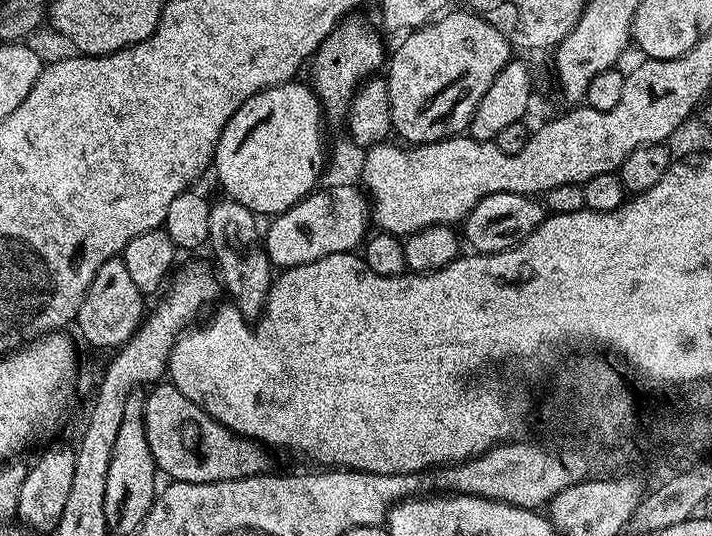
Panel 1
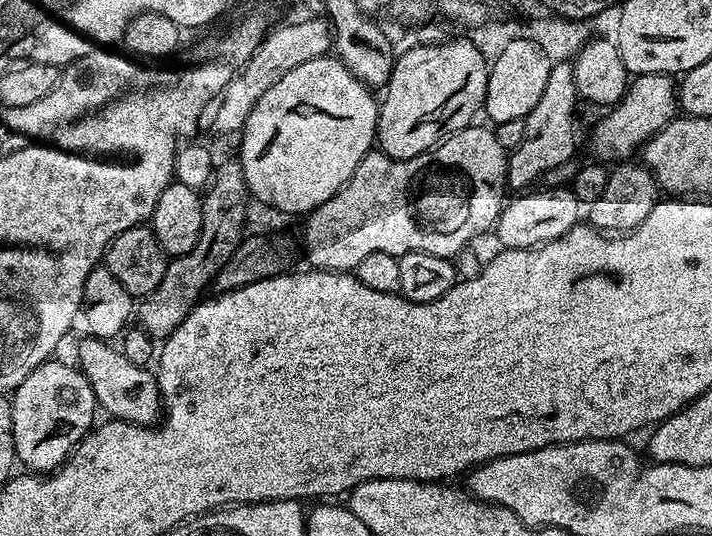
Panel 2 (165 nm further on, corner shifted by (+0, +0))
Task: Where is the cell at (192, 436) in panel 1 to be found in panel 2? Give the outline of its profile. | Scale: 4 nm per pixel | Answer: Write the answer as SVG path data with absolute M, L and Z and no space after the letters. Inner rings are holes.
M91 334L85 335L85 340L76 348L75 359L84 377L96 395L97 405L104 408L113 420L126 420L131 424L152 426L161 419L162 401L160 398L160 384L156 381L156 373L151 367L143 368L130 362L122 350L116 348L115 343Z

